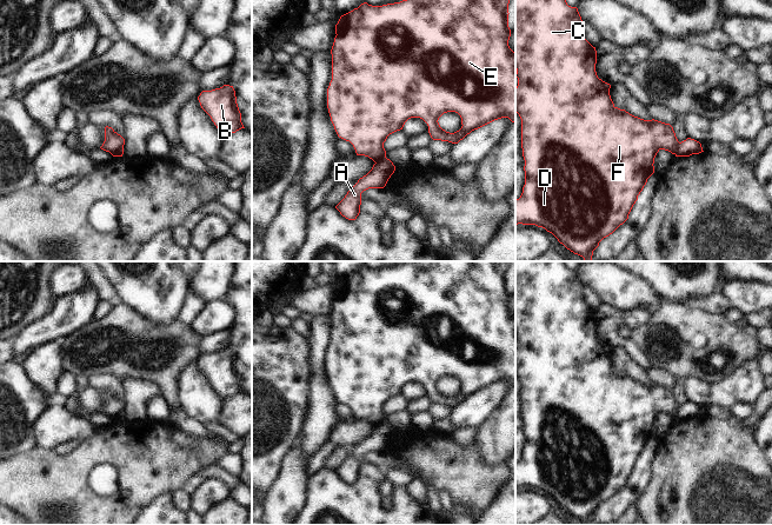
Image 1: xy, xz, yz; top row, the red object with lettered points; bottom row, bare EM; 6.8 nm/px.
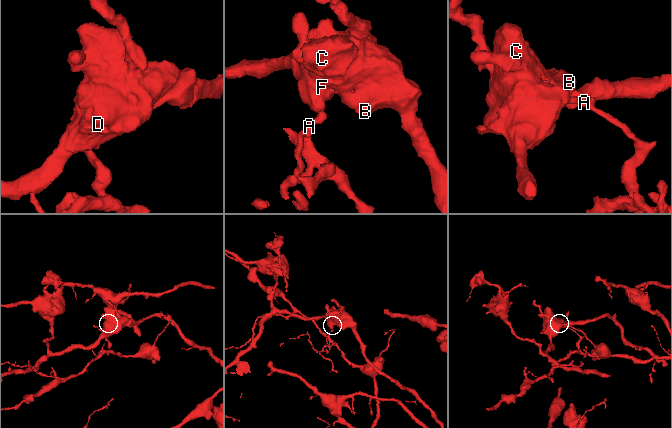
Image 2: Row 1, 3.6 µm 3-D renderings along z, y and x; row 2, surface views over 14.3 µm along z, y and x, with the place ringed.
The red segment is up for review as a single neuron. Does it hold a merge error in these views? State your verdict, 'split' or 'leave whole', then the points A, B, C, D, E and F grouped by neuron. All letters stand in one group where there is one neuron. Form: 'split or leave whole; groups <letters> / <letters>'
split; groups A / B C D E F

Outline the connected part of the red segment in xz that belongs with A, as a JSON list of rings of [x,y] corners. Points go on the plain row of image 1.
[[[387,421],[375,426],[372,433],[350,452],[335,472],[346,483],[355,484],[360,477],[361,457],[368,452],[384,452],[394,434],[395,430]]]

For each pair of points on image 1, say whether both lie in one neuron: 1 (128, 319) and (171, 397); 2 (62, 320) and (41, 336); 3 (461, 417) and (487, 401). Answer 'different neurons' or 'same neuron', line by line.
1: same neuron
2: same neuron
3: same neuron

